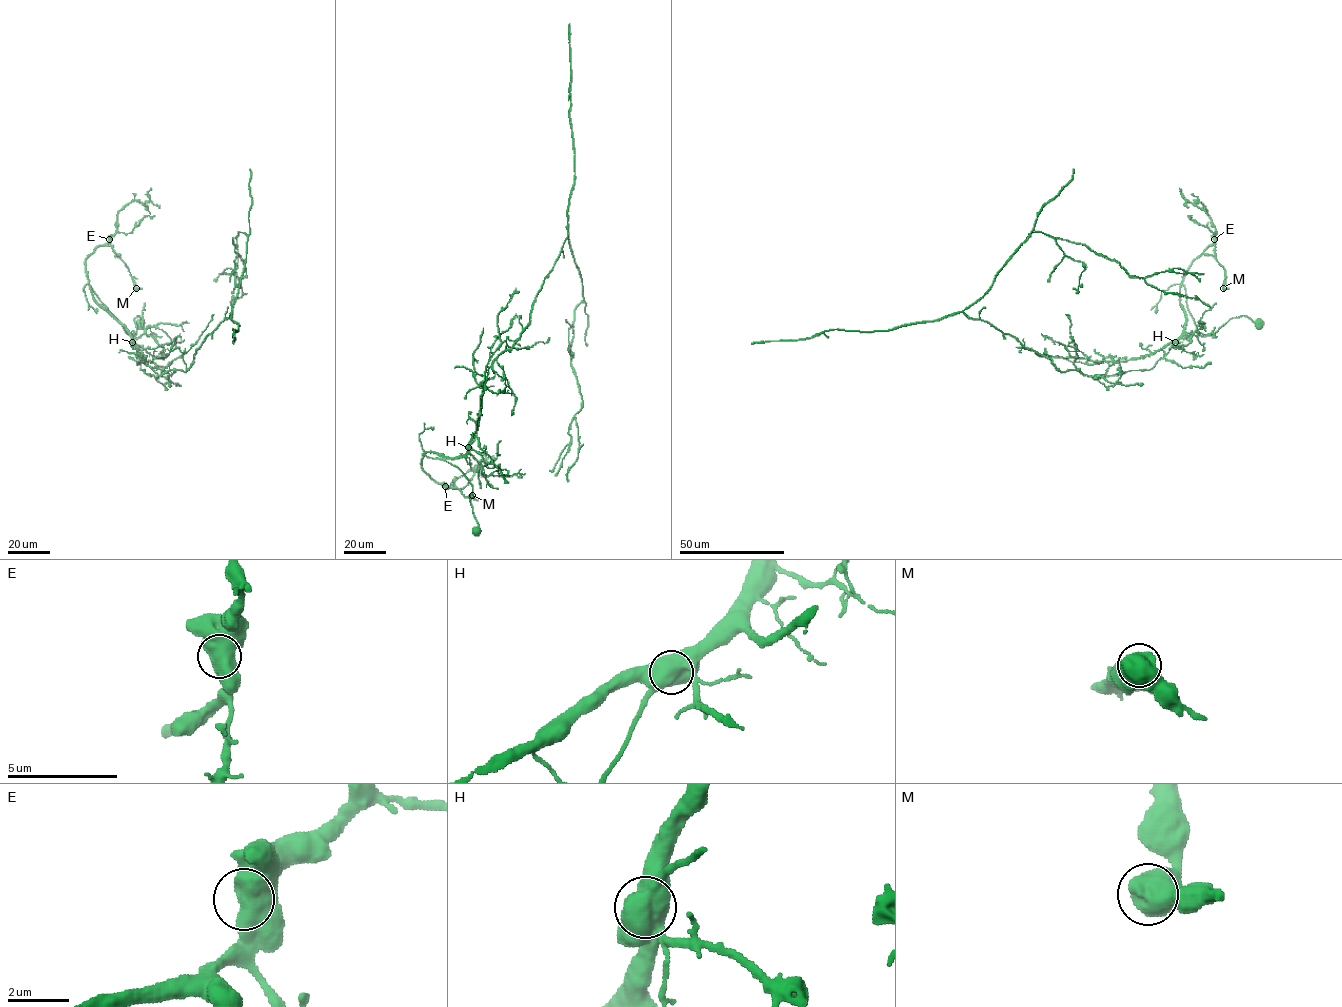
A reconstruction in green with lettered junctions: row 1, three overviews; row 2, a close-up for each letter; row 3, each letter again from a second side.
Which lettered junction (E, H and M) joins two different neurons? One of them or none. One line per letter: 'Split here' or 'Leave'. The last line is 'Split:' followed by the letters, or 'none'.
E: Leave
H: Split here
M: Leave
Split: H

